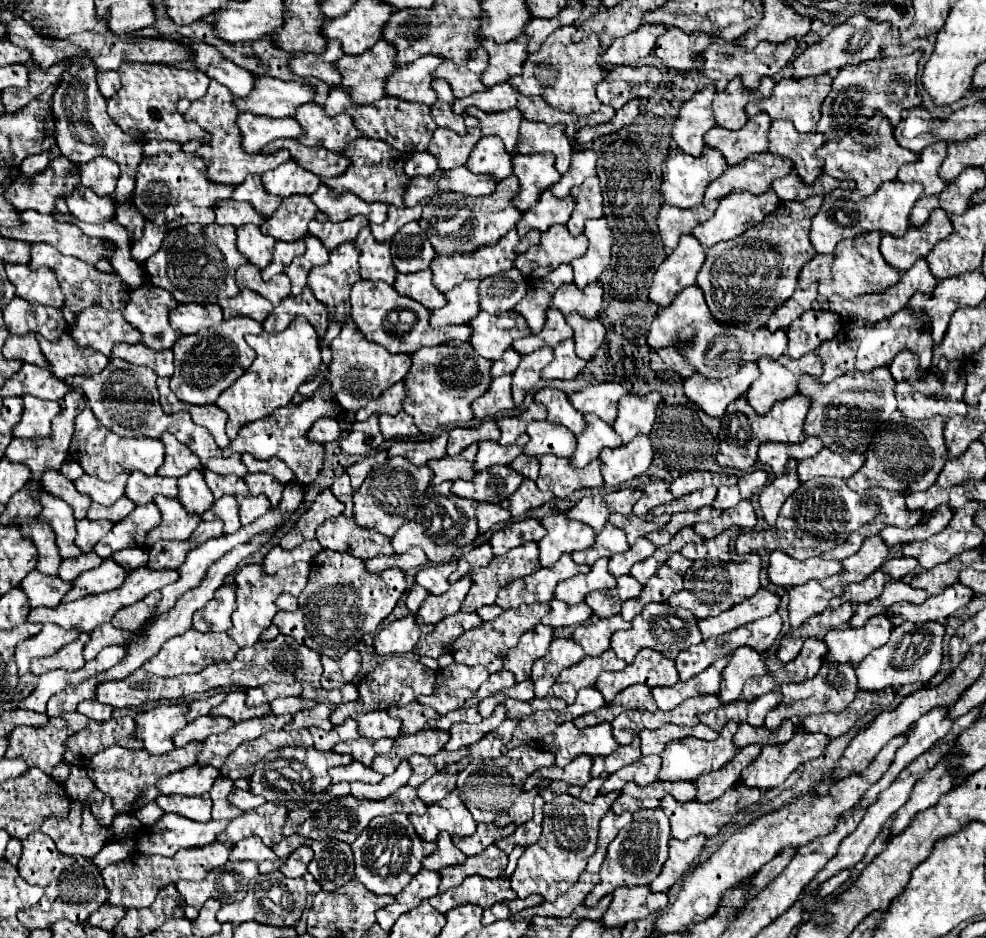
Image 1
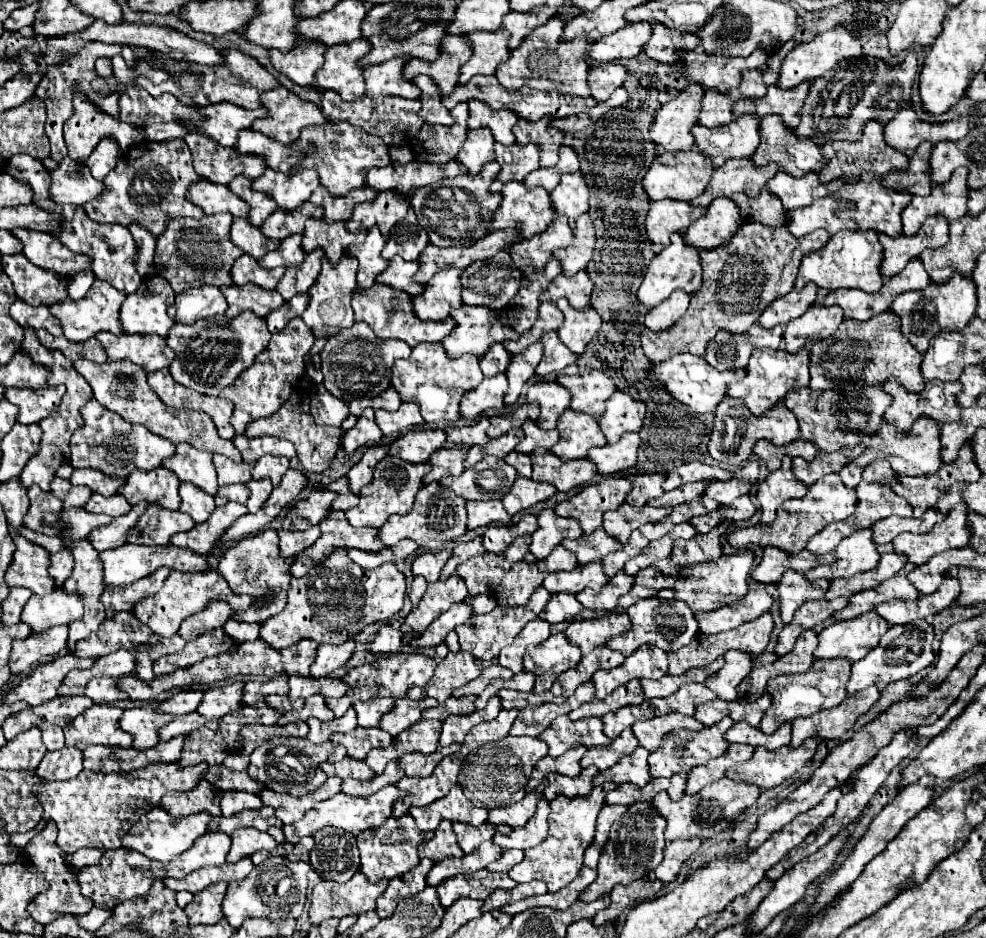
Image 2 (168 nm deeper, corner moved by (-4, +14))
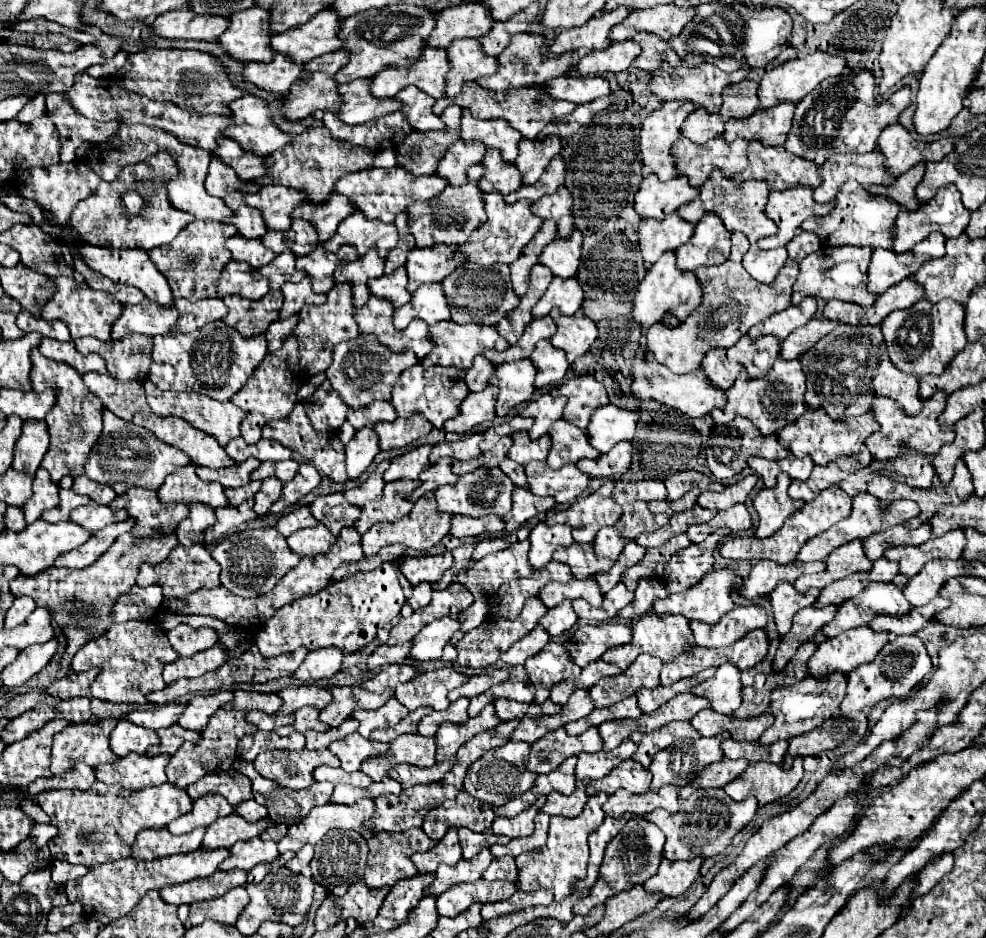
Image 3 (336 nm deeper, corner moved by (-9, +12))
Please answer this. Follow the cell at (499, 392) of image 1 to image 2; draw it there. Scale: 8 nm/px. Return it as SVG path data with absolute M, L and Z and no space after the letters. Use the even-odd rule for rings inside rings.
M503 374L485 378L475 390L471 390L461 398L461 416L471 420L483 414L485 410L501 410L505 390L507 390L507 378Z

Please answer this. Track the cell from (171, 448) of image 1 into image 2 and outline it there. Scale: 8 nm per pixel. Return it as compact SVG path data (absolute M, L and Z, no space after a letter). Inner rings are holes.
M177 446L177 454L163 462L163 468L177 474L181 482L195 484L203 492L217 494L217 474L207 450L193 450L193 446Z

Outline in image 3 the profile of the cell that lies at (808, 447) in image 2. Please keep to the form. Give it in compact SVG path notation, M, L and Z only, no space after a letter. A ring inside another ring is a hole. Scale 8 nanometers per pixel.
M804 456L804 458L784 458L784 460L778 460L778 466L790 476L790 478L798 478L798 480L806 480L814 468L814 462Z

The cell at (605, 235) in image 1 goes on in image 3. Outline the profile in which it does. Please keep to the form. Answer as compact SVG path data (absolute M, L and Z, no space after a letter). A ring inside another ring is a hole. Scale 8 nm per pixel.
M574 230L570 238L558 238L544 248L540 254L540 264L548 266L554 276L572 278L578 272L582 256L582 232Z

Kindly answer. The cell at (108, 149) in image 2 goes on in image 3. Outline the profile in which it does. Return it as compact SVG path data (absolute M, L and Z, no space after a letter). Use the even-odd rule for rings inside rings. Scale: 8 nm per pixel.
M46 94L46 114L56 124L60 134L62 164L74 161L78 142L90 140L102 144L102 140L110 140L110 136L114 136L122 124L120 120L114 120L114 124L94 124L86 116L78 116L78 112L66 104L66 94Z

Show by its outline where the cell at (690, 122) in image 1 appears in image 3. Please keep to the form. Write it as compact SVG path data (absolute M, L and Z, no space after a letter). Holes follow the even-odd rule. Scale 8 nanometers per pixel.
M672 100L662 104L642 122L642 162L662 180L670 180L676 176L674 156L670 156L670 148L678 138L682 138L680 126L690 112L694 112L694 104L690 104L688 100Z

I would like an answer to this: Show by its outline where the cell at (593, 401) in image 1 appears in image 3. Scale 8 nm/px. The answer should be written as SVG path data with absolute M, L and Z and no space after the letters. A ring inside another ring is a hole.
M592 374L576 376L568 384L552 388L550 394L552 396L566 396L568 398L568 404L564 408L564 418L568 422L576 424L578 428L586 428L588 422L590 422L592 412L598 406L610 402L604 384L598 382Z

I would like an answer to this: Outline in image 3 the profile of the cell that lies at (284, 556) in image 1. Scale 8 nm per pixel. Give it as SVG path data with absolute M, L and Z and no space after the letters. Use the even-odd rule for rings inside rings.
M318 524L314 528L298 530L286 538L290 550L296 552L300 558L314 556L318 552L328 552L332 540L334 540L334 534L322 524Z

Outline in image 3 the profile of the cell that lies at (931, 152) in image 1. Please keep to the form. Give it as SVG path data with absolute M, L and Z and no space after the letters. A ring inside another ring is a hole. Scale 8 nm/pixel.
M916 164L914 168L910 168L910 172L904 172L902 176L898 176L894 184L890 184L890 186L870 186L868 190L872 194L878 194L878 196L882 194L890 200L900 202L906 210L916 210L916 208L922 206L922 204L918 204L918 198L914 196L914 192L916 192L918 182L924 176L924 166L926 164Z

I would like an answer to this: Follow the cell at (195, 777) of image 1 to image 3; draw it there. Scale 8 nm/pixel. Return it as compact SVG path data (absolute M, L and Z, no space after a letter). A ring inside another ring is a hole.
M98 780L92 784L90 790L46 790L36 796L38 806L52 818L52 824L58 828L56 838L50 840L50 854L56 860L66 860L70 864L84 864L94 868L108 860L118 860L130 856L130 846L136 834L144 828L166 828L174 818L190 812L192 800L186 788L174 788L170 782L160 786L150 786L138 792L130 792L126 788L118 788L116 784L100 784Z

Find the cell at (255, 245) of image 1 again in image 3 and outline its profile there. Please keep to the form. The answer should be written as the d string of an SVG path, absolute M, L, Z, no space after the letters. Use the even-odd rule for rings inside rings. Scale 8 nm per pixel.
M232 236L226 242L226 248L232 252L232 260L242 260L248 262L252 268L260 268L264 264L270 264L276 256L270 252L262 240L242 240L242 236Z

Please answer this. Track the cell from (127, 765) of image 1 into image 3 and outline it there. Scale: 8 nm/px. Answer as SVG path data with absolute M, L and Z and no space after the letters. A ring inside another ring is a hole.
M128 754L114 764L100 764L98 768L94 768L94 772L96 778L104 784L118 784L128 790L140 790L166 782L166 762L170 762L170 756L166 754L152 758Z

